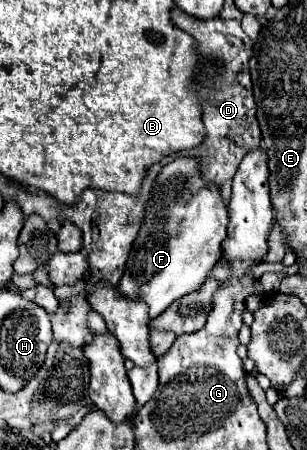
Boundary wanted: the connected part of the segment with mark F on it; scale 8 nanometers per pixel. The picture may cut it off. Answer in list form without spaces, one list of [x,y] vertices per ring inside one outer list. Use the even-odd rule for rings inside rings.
[[[180,157],[174,163],[164,165],[156,179],[156,187],[152,189],[144,225],[120,279],[120,295],[144,301],[150,319],[164,313],[176,299],[198,291],[206,281],[208,271],[220,259],[226,227],[228,211],[220,189],[200,177],[198,159]]]

